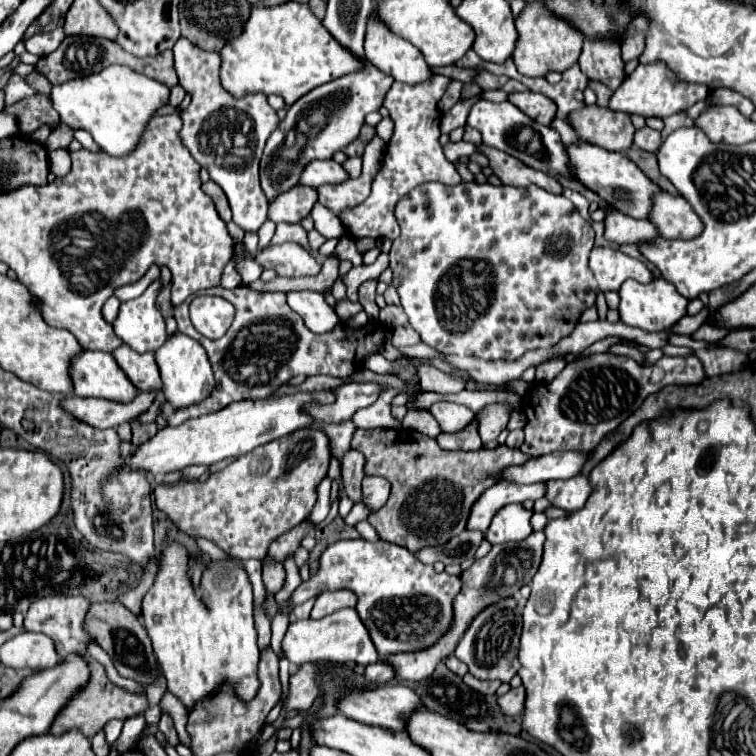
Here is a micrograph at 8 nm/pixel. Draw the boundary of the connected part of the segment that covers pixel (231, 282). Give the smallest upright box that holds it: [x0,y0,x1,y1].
[220,260,240,288]

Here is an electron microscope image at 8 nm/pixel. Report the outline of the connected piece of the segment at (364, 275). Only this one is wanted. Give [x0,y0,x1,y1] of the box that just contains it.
[342,252,390,302]

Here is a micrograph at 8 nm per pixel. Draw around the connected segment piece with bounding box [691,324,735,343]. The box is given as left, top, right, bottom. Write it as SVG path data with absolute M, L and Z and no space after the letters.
M703 324L694 334L692 334L692 338L695 340L705 340L707 342L716 342L722 338L724 338L730 331L735 329L724 329L724 328L716 328L714 326L709 326L708 324Z

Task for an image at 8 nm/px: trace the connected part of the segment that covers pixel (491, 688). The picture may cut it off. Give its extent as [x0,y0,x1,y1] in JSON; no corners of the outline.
[464,674,500,694]

